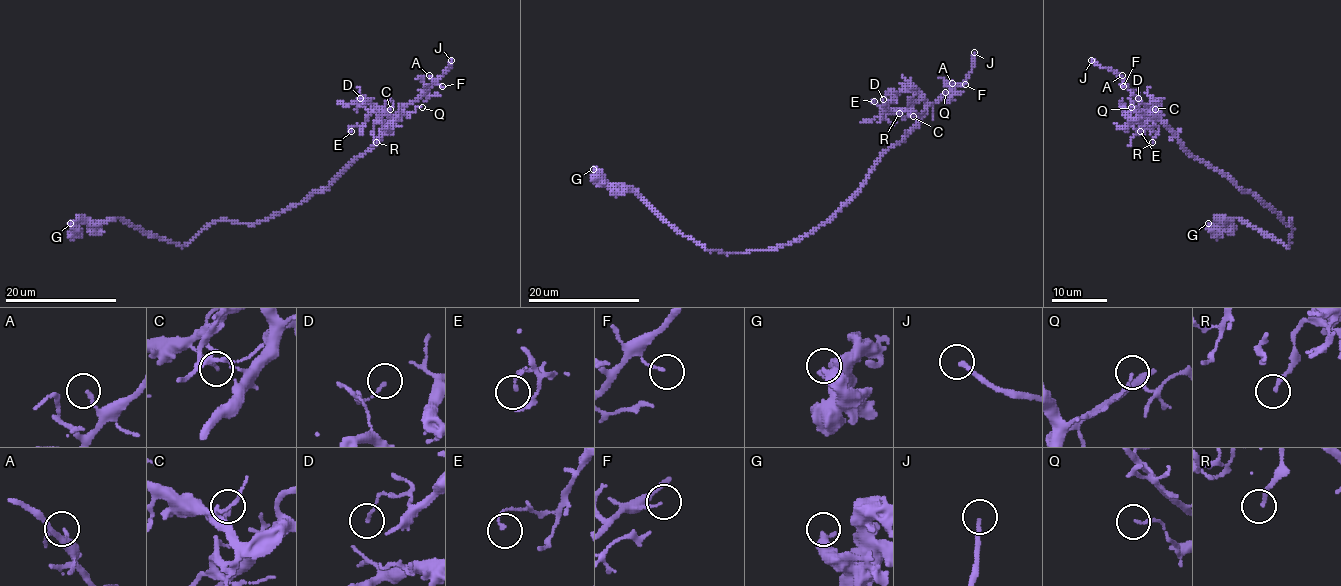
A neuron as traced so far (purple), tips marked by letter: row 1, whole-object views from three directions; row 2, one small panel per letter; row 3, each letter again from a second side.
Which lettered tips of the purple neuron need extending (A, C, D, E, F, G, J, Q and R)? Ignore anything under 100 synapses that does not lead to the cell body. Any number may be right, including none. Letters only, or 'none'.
J

